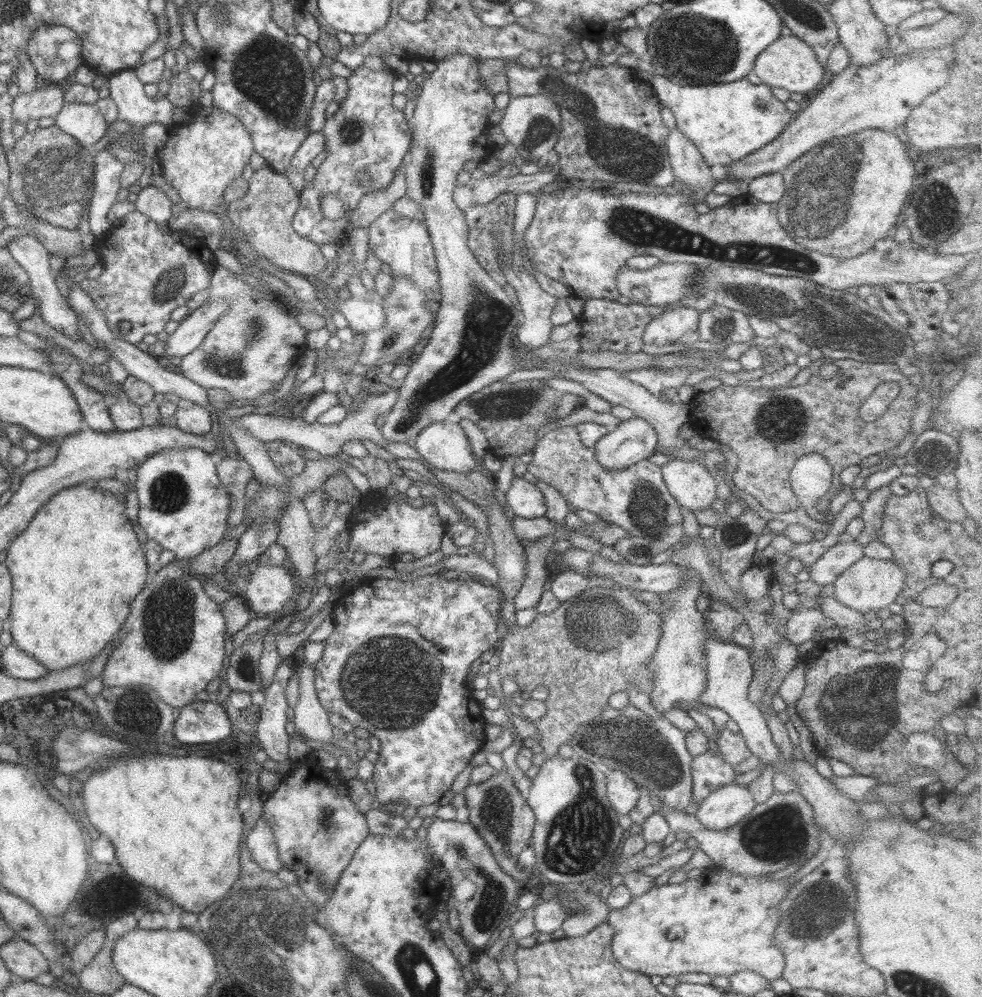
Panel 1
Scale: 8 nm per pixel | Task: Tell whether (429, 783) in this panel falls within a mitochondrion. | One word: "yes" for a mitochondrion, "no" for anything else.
no

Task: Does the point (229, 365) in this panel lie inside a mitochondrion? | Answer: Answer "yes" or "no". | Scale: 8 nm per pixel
yes

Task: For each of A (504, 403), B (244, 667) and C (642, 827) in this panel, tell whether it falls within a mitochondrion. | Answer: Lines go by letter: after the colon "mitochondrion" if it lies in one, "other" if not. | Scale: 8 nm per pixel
A: mitochondrion
B: mitochondrion
C: other

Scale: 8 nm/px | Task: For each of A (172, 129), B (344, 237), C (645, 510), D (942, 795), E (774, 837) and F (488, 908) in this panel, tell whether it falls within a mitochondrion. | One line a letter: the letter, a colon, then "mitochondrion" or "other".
A: other
B: other
C: mitochondrion
D: other
E: mitochondrion
F: mitochondrion

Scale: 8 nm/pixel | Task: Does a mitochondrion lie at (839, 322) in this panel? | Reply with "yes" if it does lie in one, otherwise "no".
yes

